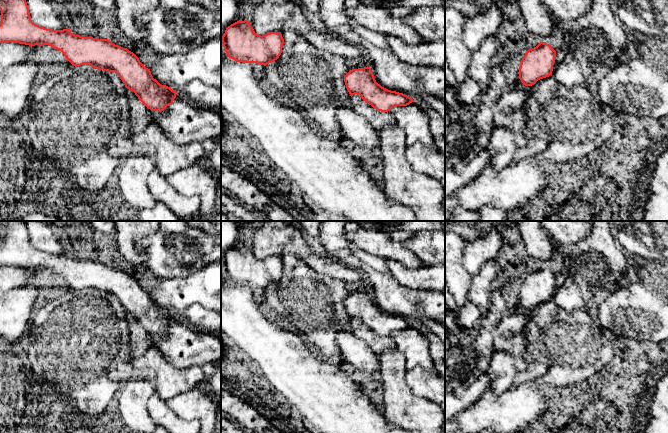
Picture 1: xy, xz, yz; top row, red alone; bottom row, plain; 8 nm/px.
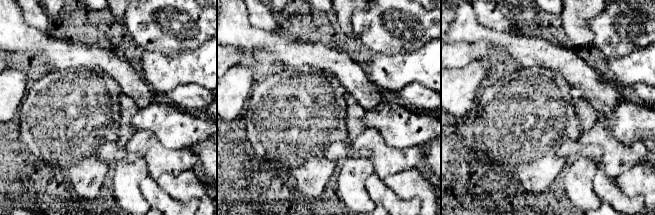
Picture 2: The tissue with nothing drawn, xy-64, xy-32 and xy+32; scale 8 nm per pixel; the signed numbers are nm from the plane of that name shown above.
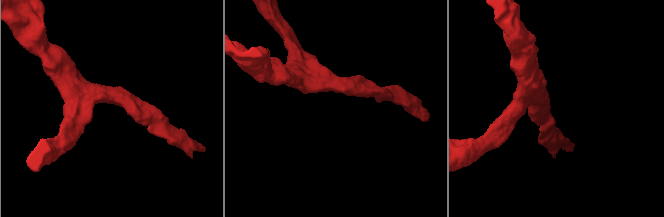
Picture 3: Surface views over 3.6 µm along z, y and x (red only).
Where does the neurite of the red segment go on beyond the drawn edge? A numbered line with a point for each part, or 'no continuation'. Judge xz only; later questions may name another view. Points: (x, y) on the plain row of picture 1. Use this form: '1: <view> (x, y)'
no continuation

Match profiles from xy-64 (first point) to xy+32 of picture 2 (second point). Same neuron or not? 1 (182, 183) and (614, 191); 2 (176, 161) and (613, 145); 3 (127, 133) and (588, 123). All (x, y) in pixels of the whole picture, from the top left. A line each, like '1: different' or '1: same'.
1: different
2: same
3: same

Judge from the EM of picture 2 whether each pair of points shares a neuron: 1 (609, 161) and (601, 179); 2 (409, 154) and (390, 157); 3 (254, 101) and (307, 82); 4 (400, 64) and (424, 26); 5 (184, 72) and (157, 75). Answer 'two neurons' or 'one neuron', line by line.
1: two neurons
2: one neuron
3: one neuron
4: two neurons
5: one neuron

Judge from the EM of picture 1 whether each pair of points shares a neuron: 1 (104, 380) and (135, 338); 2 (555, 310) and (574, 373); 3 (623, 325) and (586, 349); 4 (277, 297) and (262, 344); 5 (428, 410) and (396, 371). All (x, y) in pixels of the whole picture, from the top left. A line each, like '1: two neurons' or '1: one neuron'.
1: two neurons
2: one neuron
3: two neurons
4: two neurons
5: one neuron

